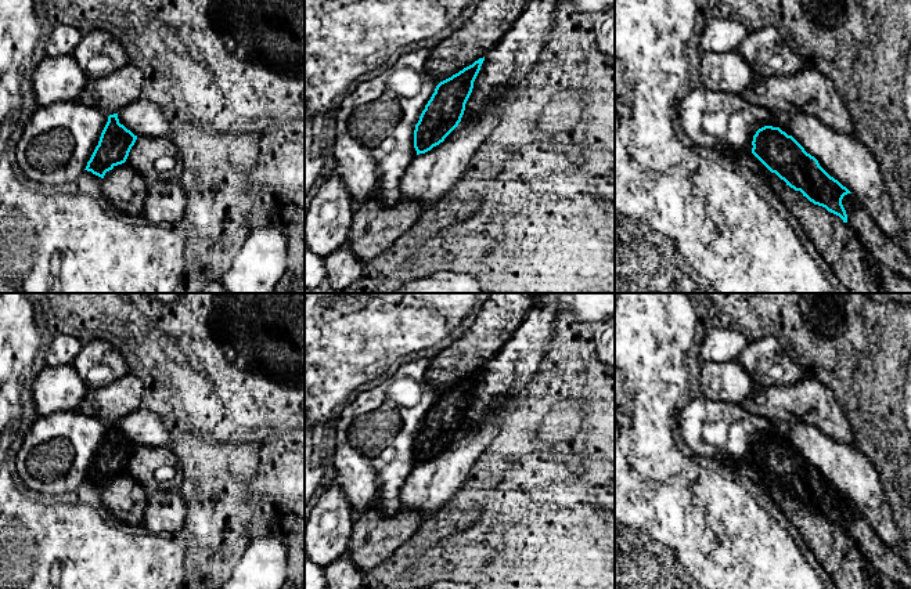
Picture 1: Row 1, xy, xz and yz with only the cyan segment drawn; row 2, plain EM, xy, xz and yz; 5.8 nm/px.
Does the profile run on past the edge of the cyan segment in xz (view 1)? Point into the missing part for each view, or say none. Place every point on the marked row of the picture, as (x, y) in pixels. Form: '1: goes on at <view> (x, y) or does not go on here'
1: does not go on here

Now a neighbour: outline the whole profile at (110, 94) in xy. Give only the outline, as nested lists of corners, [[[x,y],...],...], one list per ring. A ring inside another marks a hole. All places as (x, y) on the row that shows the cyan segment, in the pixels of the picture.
[[[127,64],[108,76],[89,80],[78,101],[109,116],[138,100],[143,84],[143,71]]]

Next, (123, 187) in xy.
[[[126,162],[114,166],[102,178],[102,196],[115,209],[133,217],[143,216],[148,188],[150,183]]]

